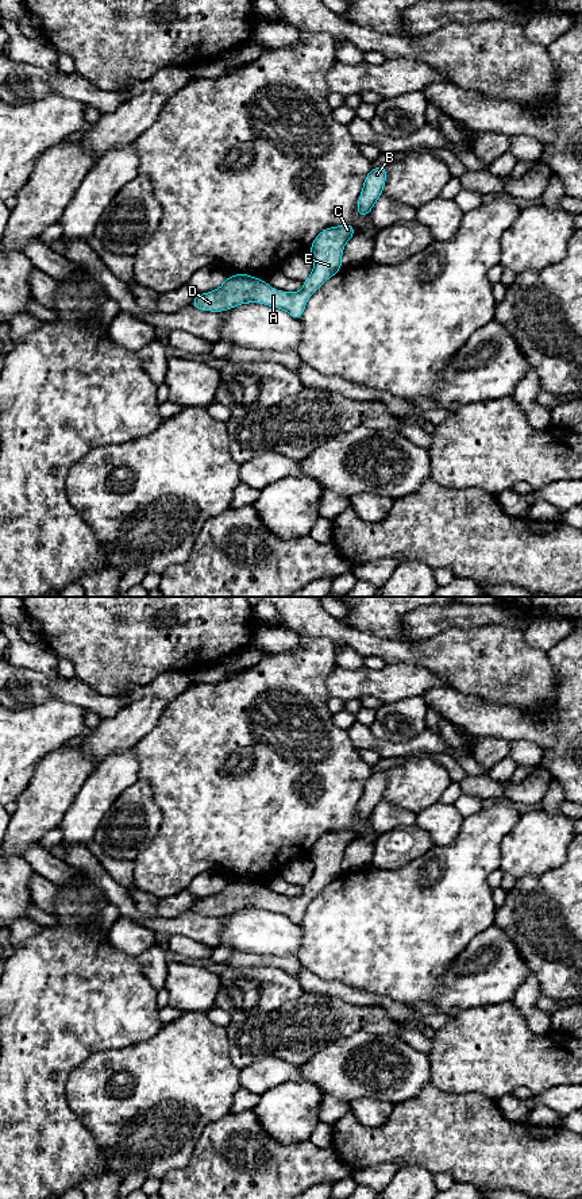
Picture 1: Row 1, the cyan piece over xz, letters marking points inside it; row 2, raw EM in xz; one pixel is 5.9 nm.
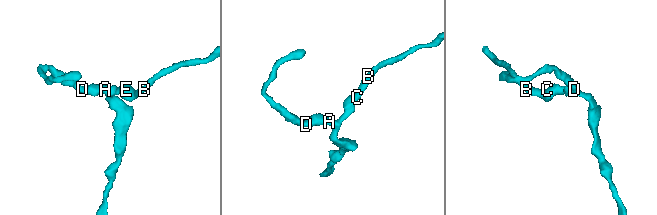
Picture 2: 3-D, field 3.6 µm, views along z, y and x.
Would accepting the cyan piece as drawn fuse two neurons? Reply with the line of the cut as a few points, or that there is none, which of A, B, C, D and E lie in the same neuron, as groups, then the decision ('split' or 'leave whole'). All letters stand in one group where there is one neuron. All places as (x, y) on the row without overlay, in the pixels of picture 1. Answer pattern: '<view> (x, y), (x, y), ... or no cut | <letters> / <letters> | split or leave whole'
no cut | A B C D E | leave whole

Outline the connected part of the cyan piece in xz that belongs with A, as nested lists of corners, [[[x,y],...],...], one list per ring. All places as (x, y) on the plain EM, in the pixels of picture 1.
[[[343,829],[327,833],[316,841],[309,855],[315,872],[300,897],[274,895],[263,884],[239,878],[226,883],[219,894],[197,899],[192,911],[201,915],[223,917],[240,909],[261,907],[281,913],[293,924],[301,924],[309,901],[343,872],[342,857],[354,838],[352,829]]]

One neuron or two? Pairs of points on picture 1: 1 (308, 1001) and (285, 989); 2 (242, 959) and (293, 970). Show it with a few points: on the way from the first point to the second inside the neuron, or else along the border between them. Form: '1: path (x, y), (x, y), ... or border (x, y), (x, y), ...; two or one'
1: border (305, 991), (272, 1011); two
2: path (254, 960), (281, 962); one

